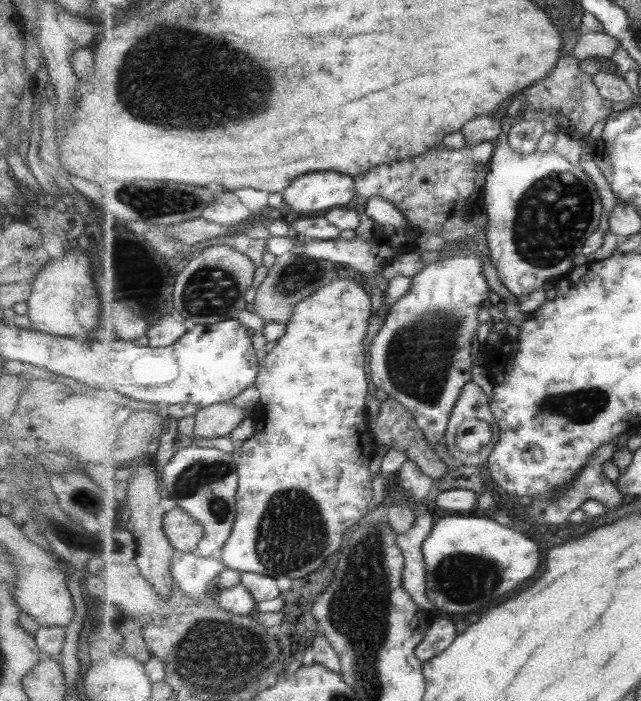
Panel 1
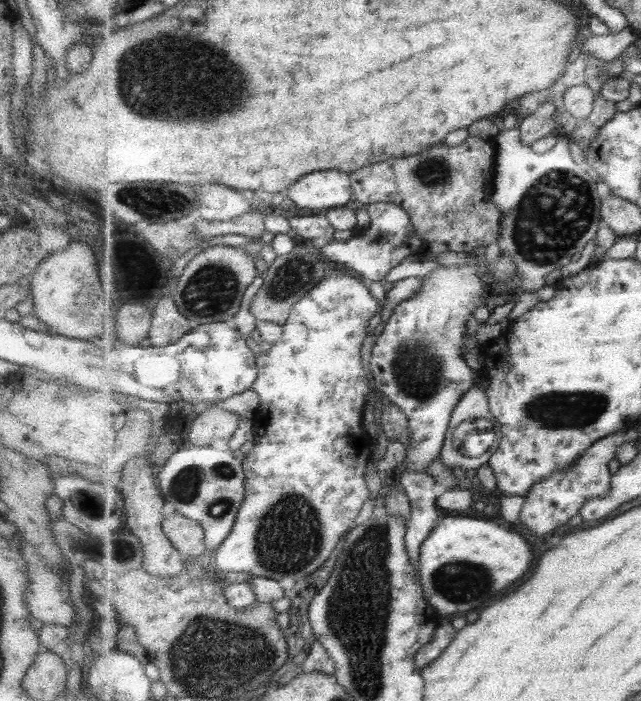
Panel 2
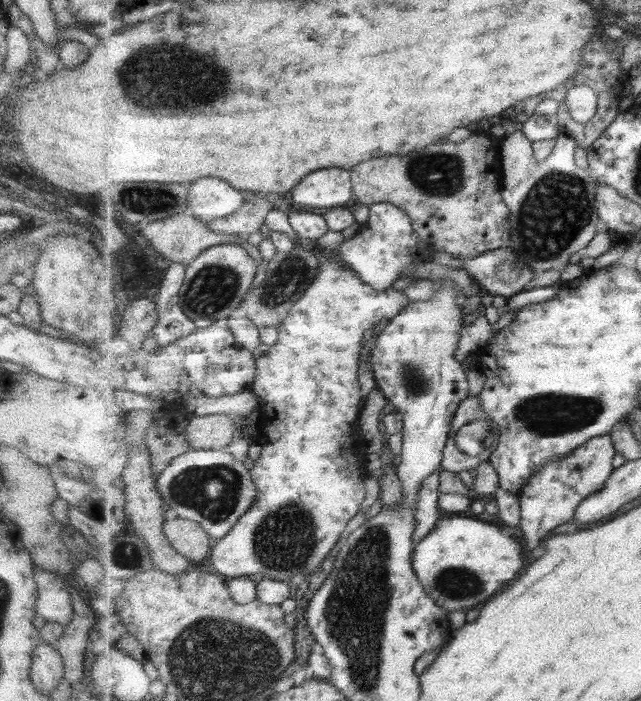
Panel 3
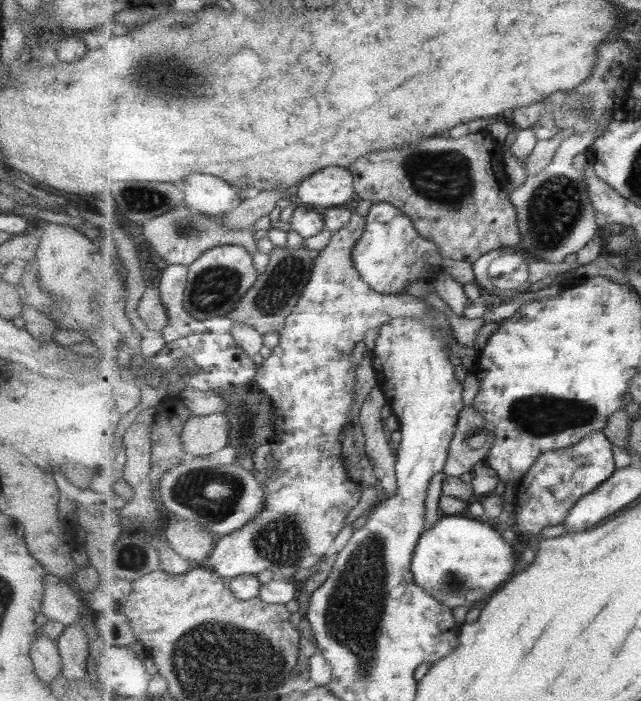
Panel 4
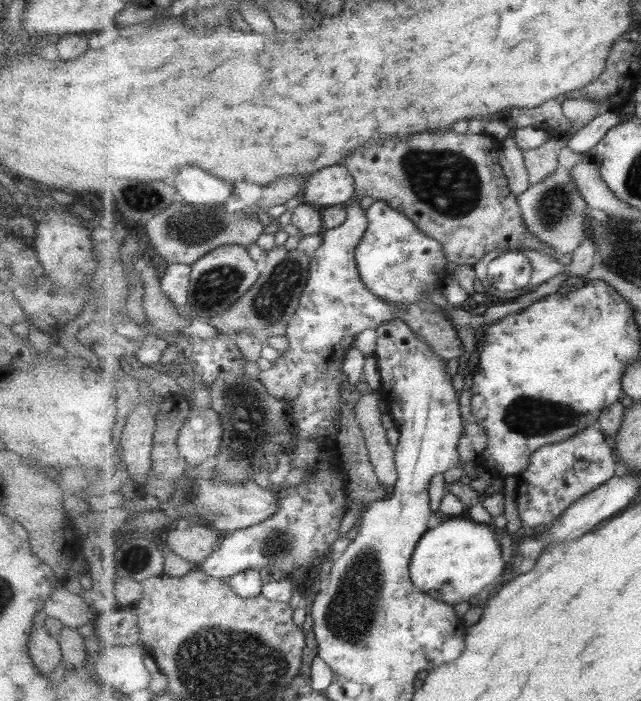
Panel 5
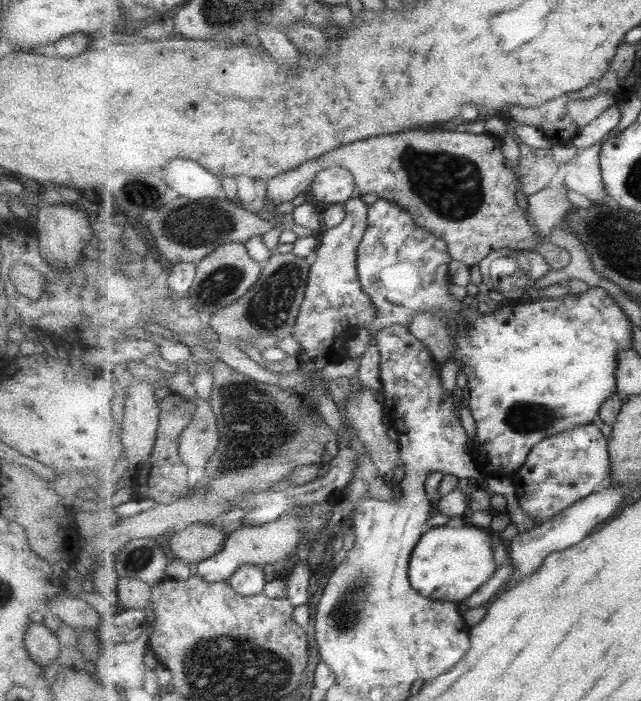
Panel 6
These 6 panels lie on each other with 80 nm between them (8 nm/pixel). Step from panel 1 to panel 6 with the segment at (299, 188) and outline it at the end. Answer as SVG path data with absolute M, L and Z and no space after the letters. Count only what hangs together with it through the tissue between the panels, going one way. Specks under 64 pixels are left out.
M341 166L323 170L317 174L317 178L312 183L313 185L310 186L311 198L315 202L330 205L351 201L353 194L355 194L355 188L358 187L353 174Z

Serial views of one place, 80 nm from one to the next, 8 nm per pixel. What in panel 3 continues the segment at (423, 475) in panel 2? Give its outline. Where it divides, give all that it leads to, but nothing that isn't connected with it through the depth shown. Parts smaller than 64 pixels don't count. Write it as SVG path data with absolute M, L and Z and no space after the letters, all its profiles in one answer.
M439 473L430 474L418 490L418 499L416 500L416 529L413 535L414 546L416 547L441 521L441 512L439 512L439 499L442 496L440 490Z

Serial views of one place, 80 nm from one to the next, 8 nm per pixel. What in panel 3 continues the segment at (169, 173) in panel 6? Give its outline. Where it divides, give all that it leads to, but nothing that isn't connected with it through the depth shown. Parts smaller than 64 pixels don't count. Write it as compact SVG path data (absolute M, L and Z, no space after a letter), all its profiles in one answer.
M201 178L191 184L192 214L205 223L229 216L245 207L245 196L225 180L219 178Z

